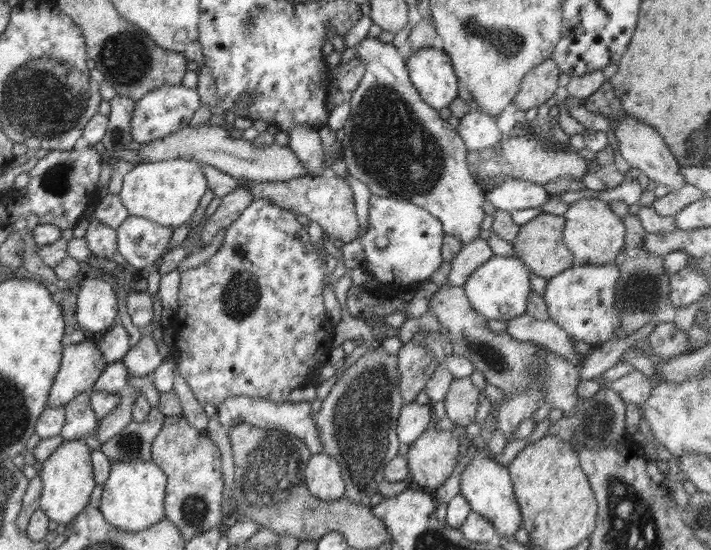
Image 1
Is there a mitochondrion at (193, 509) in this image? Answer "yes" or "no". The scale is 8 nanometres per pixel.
yes

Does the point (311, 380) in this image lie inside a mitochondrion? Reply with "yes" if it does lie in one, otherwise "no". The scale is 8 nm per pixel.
no

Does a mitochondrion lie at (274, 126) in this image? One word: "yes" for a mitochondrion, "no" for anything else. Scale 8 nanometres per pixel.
no

